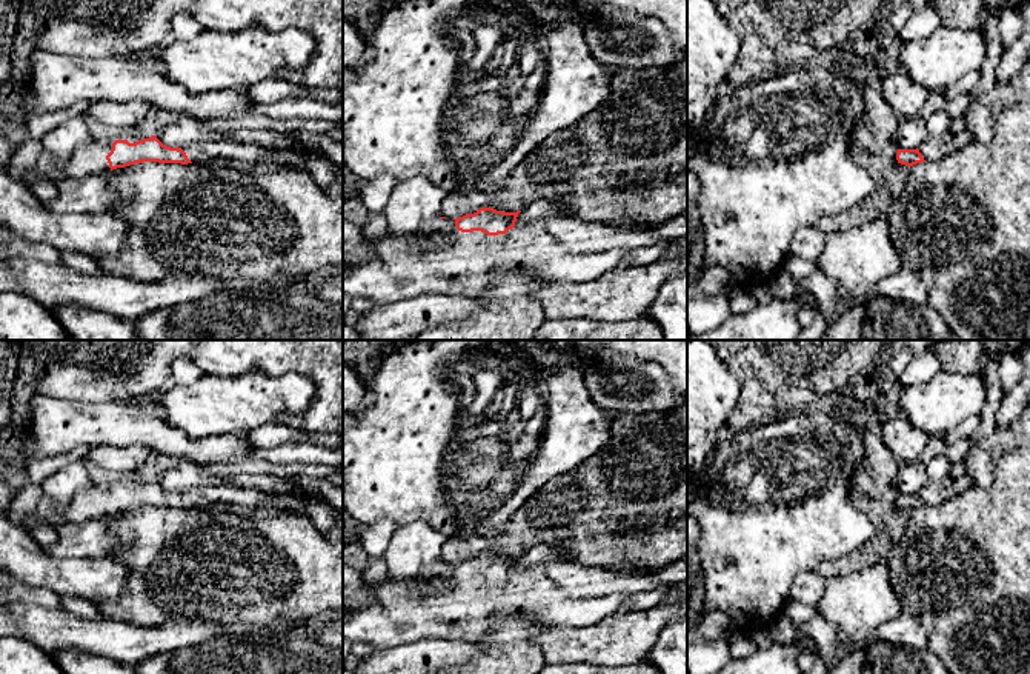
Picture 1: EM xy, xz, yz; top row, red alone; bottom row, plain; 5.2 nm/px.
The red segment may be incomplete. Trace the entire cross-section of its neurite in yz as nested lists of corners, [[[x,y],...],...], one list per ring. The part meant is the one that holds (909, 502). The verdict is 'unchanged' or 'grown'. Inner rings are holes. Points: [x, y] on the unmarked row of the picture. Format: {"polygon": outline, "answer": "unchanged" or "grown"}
{"polygon": [[[969,475],[925,483],[916,494],[898,494],[896,505],[901,509],[913,511],[922,506],[936,506],[958,494],[965,492],[973,485]]], "answer": "grown"}

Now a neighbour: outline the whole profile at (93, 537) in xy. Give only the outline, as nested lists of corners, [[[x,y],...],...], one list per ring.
[[[121,512],[86,520],[81,523],[65,523],[57,528],[57,542],[46,548],[46,552],[63,559],[105,557],[114,554],[118,537],[109,529]]]

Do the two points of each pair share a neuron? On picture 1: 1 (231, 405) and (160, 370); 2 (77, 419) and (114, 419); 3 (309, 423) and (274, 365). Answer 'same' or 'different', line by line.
1: different
2: same
3: same

